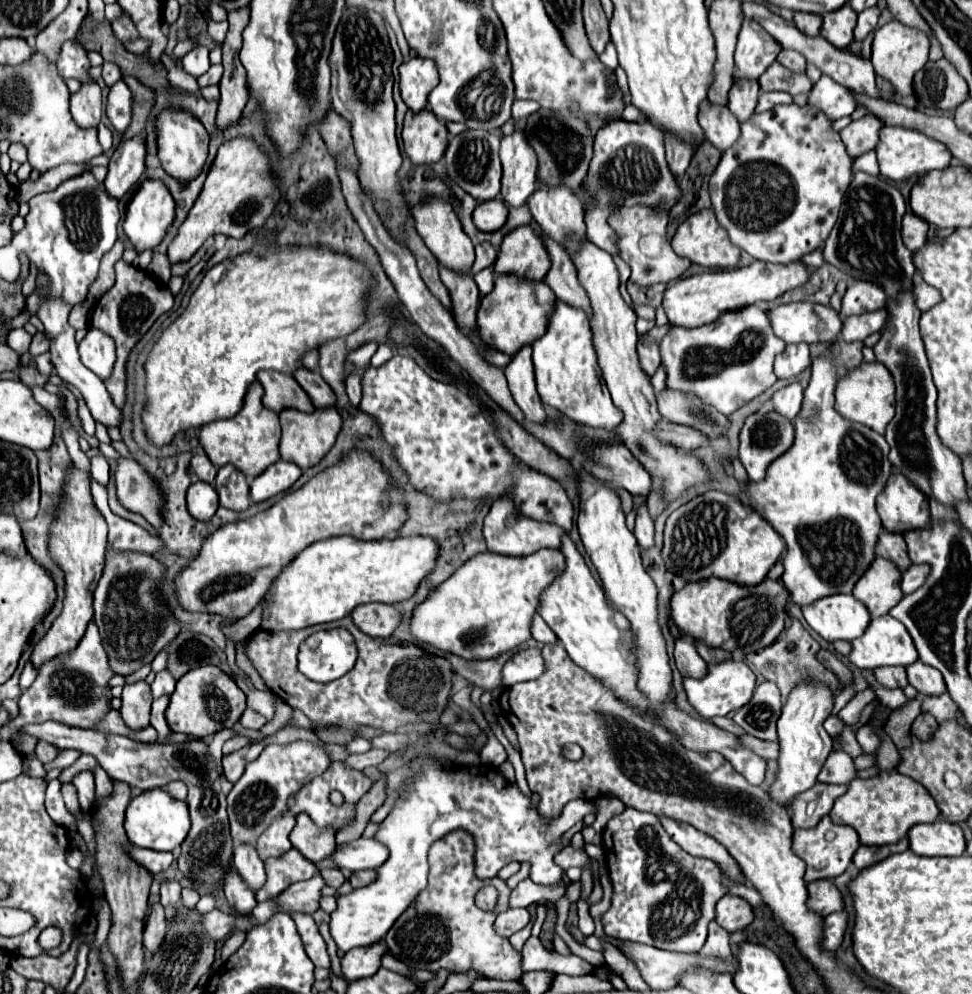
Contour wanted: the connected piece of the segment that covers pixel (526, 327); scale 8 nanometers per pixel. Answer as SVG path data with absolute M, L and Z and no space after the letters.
M501 273L495 277L493 291L481 299L477 311L479 333L483 333L483 341L487 341L487 345L495 345L497 351L515 355L519 349L545 335L555 301L557 297L553 289L545 285L545 281L527 281L519 279L517 275Z

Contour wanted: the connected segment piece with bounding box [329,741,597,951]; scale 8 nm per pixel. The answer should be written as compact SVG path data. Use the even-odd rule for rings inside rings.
M431 741L425 745L423 753L405 757L403 765L399 769L389 771L385 775L387 791L397 793L397 799L395 799L395 805L389 811L389 815L385 817L385 821L379 825L373 839L383 843L389 849L389 857L381 867L375 869L377 879L373 883L369 883L369 885L365 885L357 891L351 891L347 895L337 897L337 909L331 913L329 929L331 929L331 937L335 939L339 951L349 951L349 949L355 949L355 947L375 945L375 943L381 943L385 939L391 925L407 911L407 907L427 887L429 847L435 841L443 839L445 835L457 831L457 829L465 829L469 835L473 835L473 839L475 839L475 875L479 879L493 879L499 873L499 869L503 869L511 861L519 861L519 863L529 861L531 863L529 877L535 883L539 883L539 885L557 885L561 881L561 867L555 865L555 861L553 861L553 855L561 849L561 845L557 845L557 843L561 841L563 833L569 831L581 819L585 819L585 815L589 815L589 813L597 815L597 803L595 801L575 799L569 805L565 805L559 821L551 821L549 825L545 825L541 821L537 809L531 809L531 799L521 795L519 787L505 781L495 769L485 767L485 765L483 767L445 769L445 765L441 765L443 759L429 753L429 745L431 745ZM419 757L423 757L425 763L419 765L417 769L413 769L411 765L417 763Z

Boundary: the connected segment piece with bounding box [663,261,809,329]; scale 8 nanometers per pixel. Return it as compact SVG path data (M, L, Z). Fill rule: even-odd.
M753 261L751 265L733 271L711 271L669 283L663 295L663 309L669 325L693 329L715 321L727 311L737 311L757 301L773 301L785 291L803 285L807 277L809 269L805 269L799 261L795 261L795 265L763 265L763 261Z

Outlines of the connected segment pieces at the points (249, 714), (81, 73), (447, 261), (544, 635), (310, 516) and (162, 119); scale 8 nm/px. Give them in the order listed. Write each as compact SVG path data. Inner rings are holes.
M247 707L247 709L243 711L239 723L241 723L243 727L247 727L247 729L255 729L255 731L259 731L259 729L265 725L265 717L259 715L257 711L253 711L251 707Z
M65 41L59 51L59 61L57 61L57 71L63 79L75 77L81 83L87 83L87 69L89 69L89 59L87 51L77 43L77 41Z
M431 197L431 199L423 199L421 203L417 203L413 209L413 219L415 219L415 229L421 235L421 239L425 241L427 249L437 257L439 263L447 265L453 271L459 273L469 273L473 259L475 259L475 251L473 251L473 243L471 239L463 233L461 229L461 221L457 219L453 207L449 201L443 201L441 197Z
M533 615L531 635L533 635L533 639L535 639L535 641L539 641L539 643L557 643L555 633L547 627L547 623L545 623L539 615Z
M355 449L347 453L343 461L317 473L301 489L287 493L269 509L243 521L225 523L215 533L211 533L205 539L199 553L177 575L175 579L177 601L185 611L191 613L211 613L233 621L243 619L259 605L263 595L269 591L271 581L277 577L279 569L283 569L283 565L291 561L299 551L303 551L307 545L339 535L351 535L363 541L393 537L395 529L399 529L401 523L403 523L401 495L395 493L395 489L391 489L387 473L381 469L381 465L373 457L367 457L367 453L359 453Z
M179 107L163 109L155 119L155 133L157 133L157 149L159 149L159 161L163 169L171 177L179 177L179 181L185 181L187 177L195 177L199 169L203 169L203 163L207 159L207 145L209 135L199 119L195 119L189 111Z

